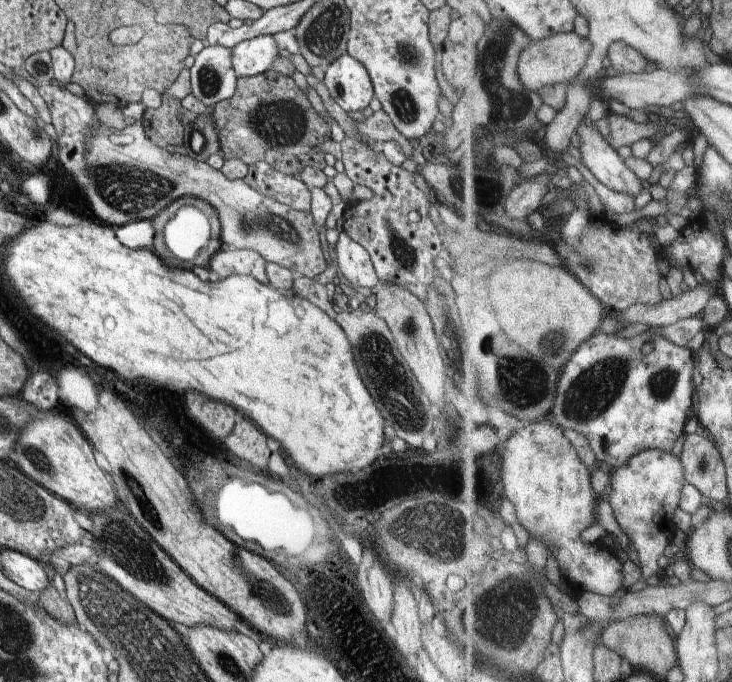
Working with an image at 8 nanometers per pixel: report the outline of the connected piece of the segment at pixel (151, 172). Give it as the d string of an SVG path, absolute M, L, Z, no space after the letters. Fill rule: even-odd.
M92 104L94 109L94 124L90 126L86 134L86 168L90 178L90 164L94 172L94 188L96 196L100 200L90 200L94 206L96 216L107 225L124 226L129 222L144 219L153 219L163 208L172 204L175 200L185 196L194 196L206 200L216 212L221 222L220 240L228 246L235 246L237 249L252 249L260 253L260 256L267 262L276 263L290 269L295 275L304 275L314 279L318 274L324 273L329 265L328 259L324 256L324 248L321 242L322 235L316 228L316 222L311 212L294 210L290 206L278 202L276 198L264 196L244 180L228 180L221 170L212 168L207 162L196 160L191 156L183 156L180 153L168 152L165 148L156 146L146 136L146 131L141 120L128 121L123 130L108 127L102 123L97 115L98 104Z

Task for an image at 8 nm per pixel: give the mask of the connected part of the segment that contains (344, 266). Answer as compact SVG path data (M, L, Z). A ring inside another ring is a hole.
M345 231L339 234L336 242L338 270L352 284L352 287L372 288L377 284L379 278L376 276L368 251L358 242L354 242Z

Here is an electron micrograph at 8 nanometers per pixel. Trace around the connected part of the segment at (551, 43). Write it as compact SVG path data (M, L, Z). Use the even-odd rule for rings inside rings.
M577 30L554 34L554 36L539 40L522 53L522 58L520 59L522 80L524 80L528 88L536 91L542 90L544 86L560 84L560 82L569 85L588 66L594 47L592 38L582 36Z

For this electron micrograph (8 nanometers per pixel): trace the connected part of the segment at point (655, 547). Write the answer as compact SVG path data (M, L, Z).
M664 448L644 450L613 473L610 482L613 490L608 500L621 528L638 551L642 570L641 578L625 591L638 592L655 580L656 572L660 570L660 558L666 554L680 529L676 524L676 512L682 506L684 489L688 483L683 458Z

